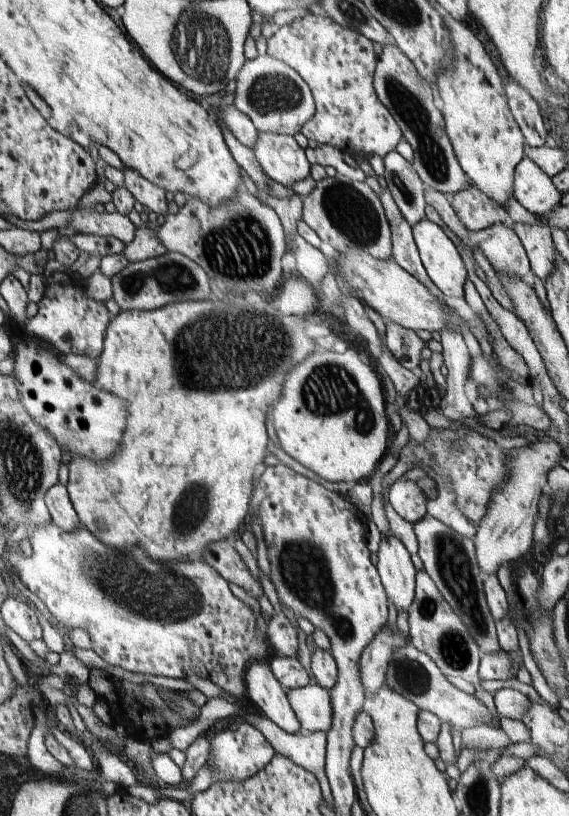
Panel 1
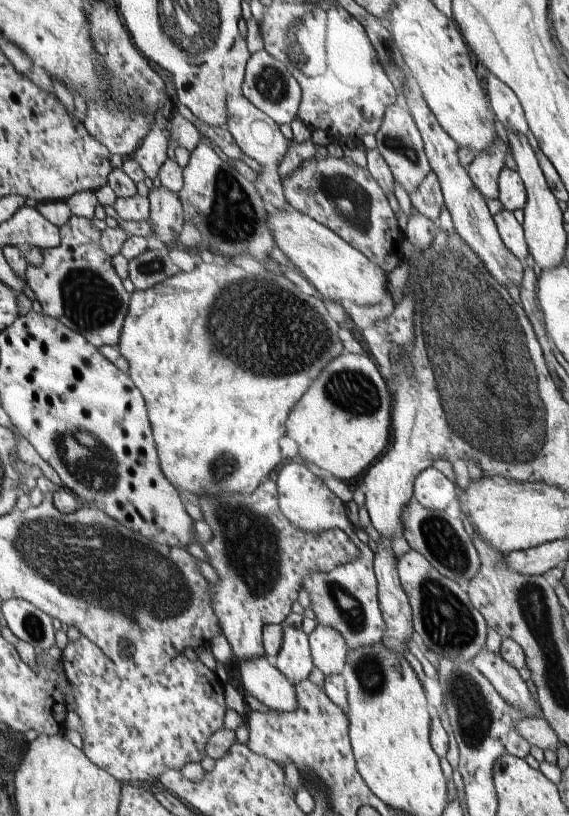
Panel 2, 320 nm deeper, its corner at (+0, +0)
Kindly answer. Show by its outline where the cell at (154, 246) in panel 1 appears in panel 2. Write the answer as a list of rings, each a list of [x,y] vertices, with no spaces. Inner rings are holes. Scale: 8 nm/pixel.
[[[162,185],[150,186],[149,189],[149,219],[154,234],[150,237],[151,247],[166,247],[177,240],[185,223],[183,204],[179,193],[172,192]]]

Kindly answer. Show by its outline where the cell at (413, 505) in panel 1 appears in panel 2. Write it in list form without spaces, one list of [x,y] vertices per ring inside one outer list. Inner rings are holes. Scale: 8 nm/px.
[[[428,467],[416,475],[413,484],[413,497],[429,509],[451,510],[456,504],[458,487],[442,472]]]

